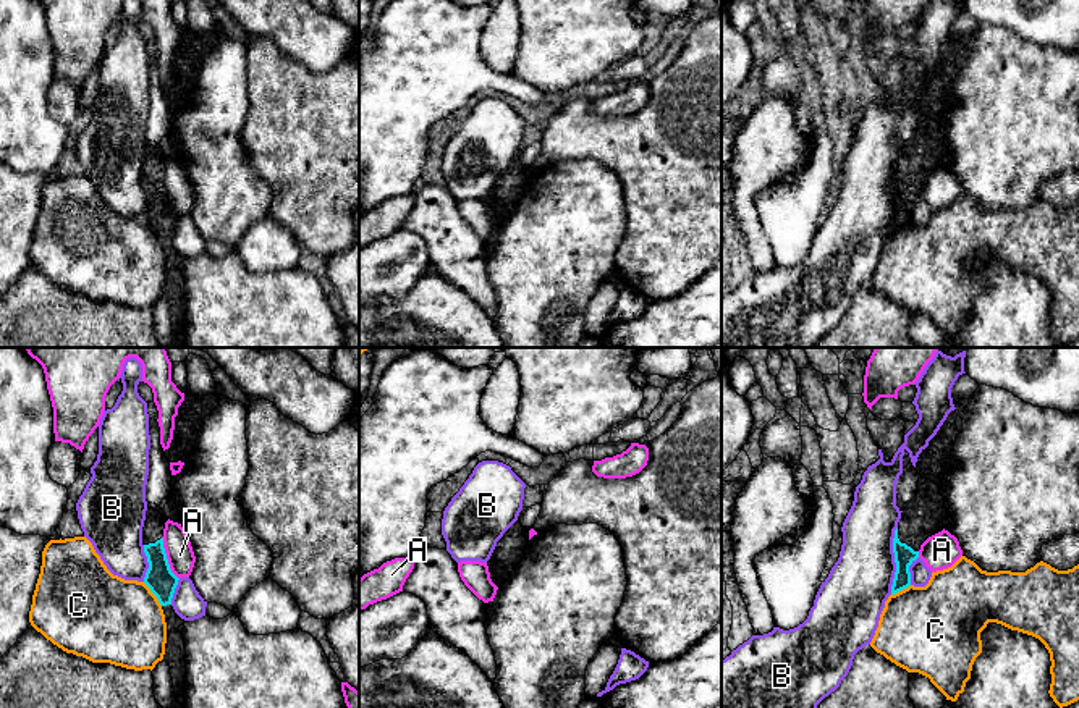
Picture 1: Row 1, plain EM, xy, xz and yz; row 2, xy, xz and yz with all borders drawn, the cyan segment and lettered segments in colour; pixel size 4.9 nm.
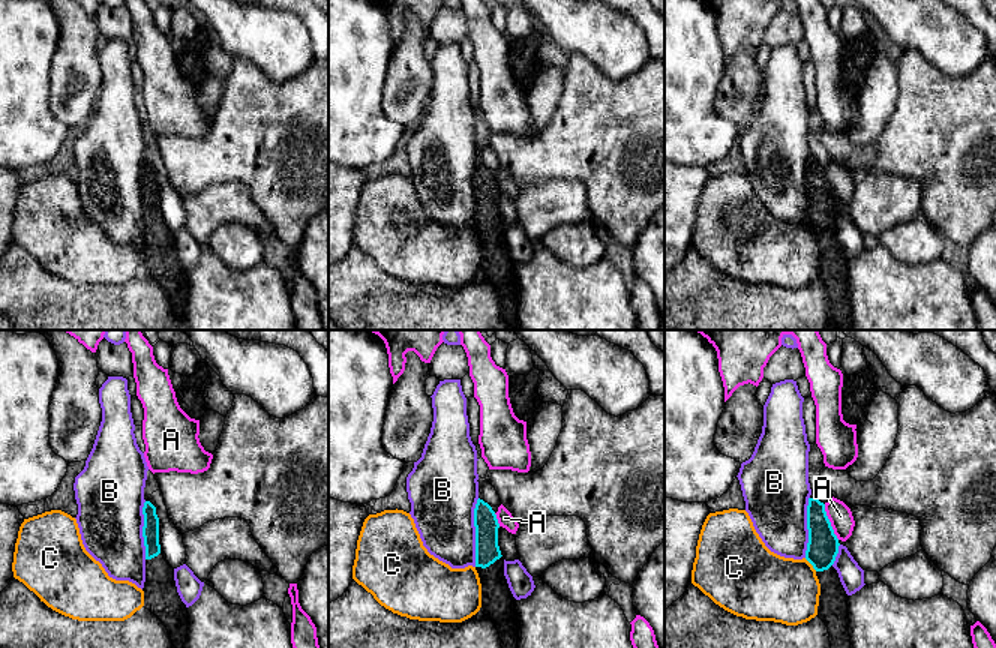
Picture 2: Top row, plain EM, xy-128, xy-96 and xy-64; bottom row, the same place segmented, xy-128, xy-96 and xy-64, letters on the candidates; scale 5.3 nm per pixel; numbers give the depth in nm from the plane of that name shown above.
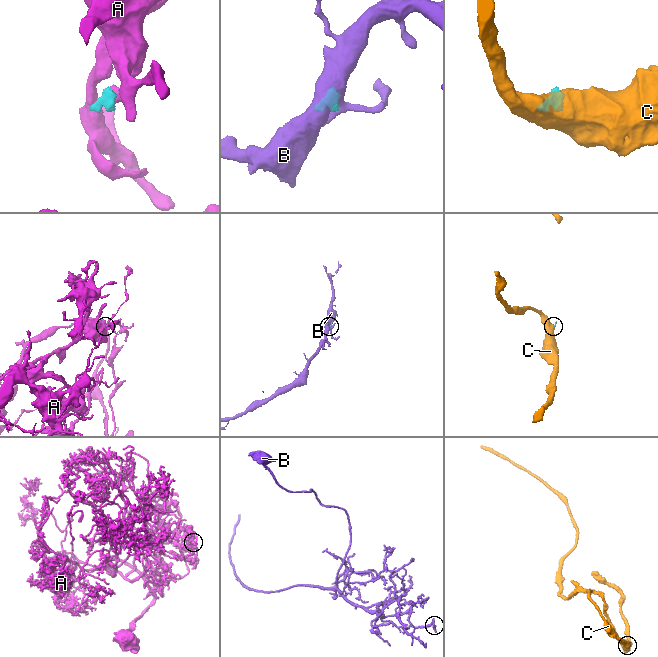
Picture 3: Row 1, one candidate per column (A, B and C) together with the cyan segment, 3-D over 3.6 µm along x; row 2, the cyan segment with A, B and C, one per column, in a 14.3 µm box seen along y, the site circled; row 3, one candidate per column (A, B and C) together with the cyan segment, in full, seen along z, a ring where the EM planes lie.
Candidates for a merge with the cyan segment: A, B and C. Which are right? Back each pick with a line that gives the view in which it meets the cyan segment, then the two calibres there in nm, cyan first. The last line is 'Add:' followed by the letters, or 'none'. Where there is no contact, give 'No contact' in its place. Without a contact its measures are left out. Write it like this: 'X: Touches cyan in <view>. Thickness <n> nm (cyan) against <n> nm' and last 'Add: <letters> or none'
Add: none

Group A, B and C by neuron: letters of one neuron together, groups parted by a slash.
A / B / C

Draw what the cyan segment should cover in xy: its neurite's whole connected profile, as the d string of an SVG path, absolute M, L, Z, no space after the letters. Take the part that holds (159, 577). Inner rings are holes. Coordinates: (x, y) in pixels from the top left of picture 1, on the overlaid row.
M147 508L142 527L142 545L147 556L149 569L144 584L157 596L162 606L171 605L178 577L171 572L167 553L163 548L165 519L160 512Z

